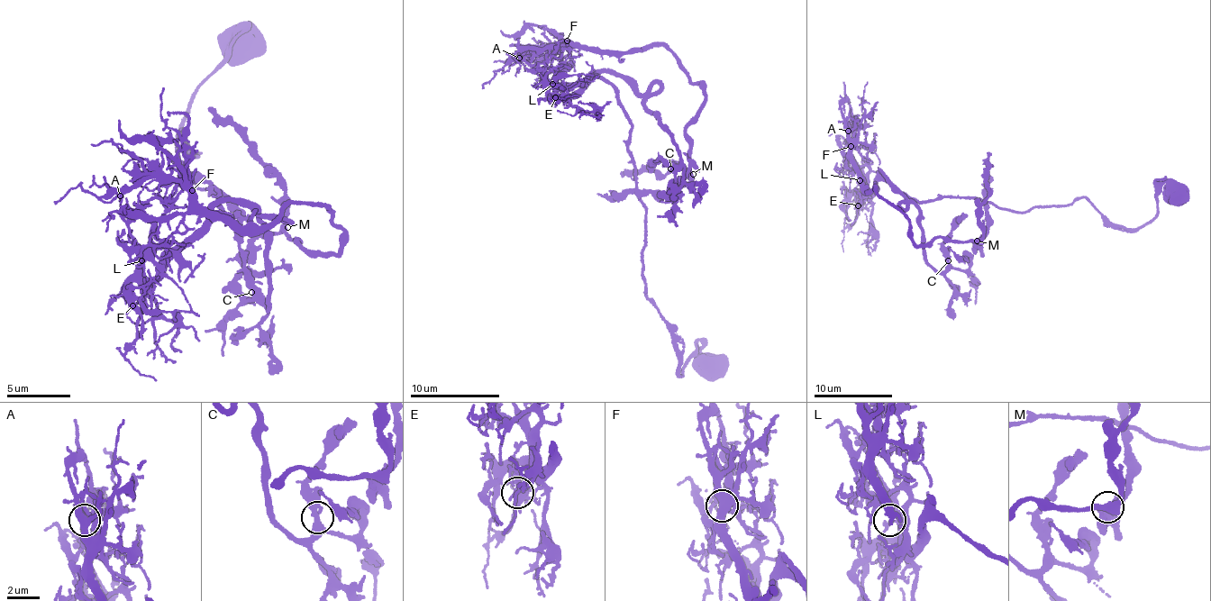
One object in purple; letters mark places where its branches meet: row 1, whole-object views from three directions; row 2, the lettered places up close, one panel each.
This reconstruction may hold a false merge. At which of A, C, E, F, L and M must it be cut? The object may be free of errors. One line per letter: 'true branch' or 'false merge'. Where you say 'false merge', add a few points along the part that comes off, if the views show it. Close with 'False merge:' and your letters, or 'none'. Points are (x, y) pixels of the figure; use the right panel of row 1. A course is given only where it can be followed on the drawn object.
A: false merge; course (848, 131), (855, 136), (851, 151), (863, 185), (905, 217), (915, 244), (982, 236), (988, 152)
C: true branch
E: true branch
F: true branch
L: true branch
M: true branch
False merge: A

